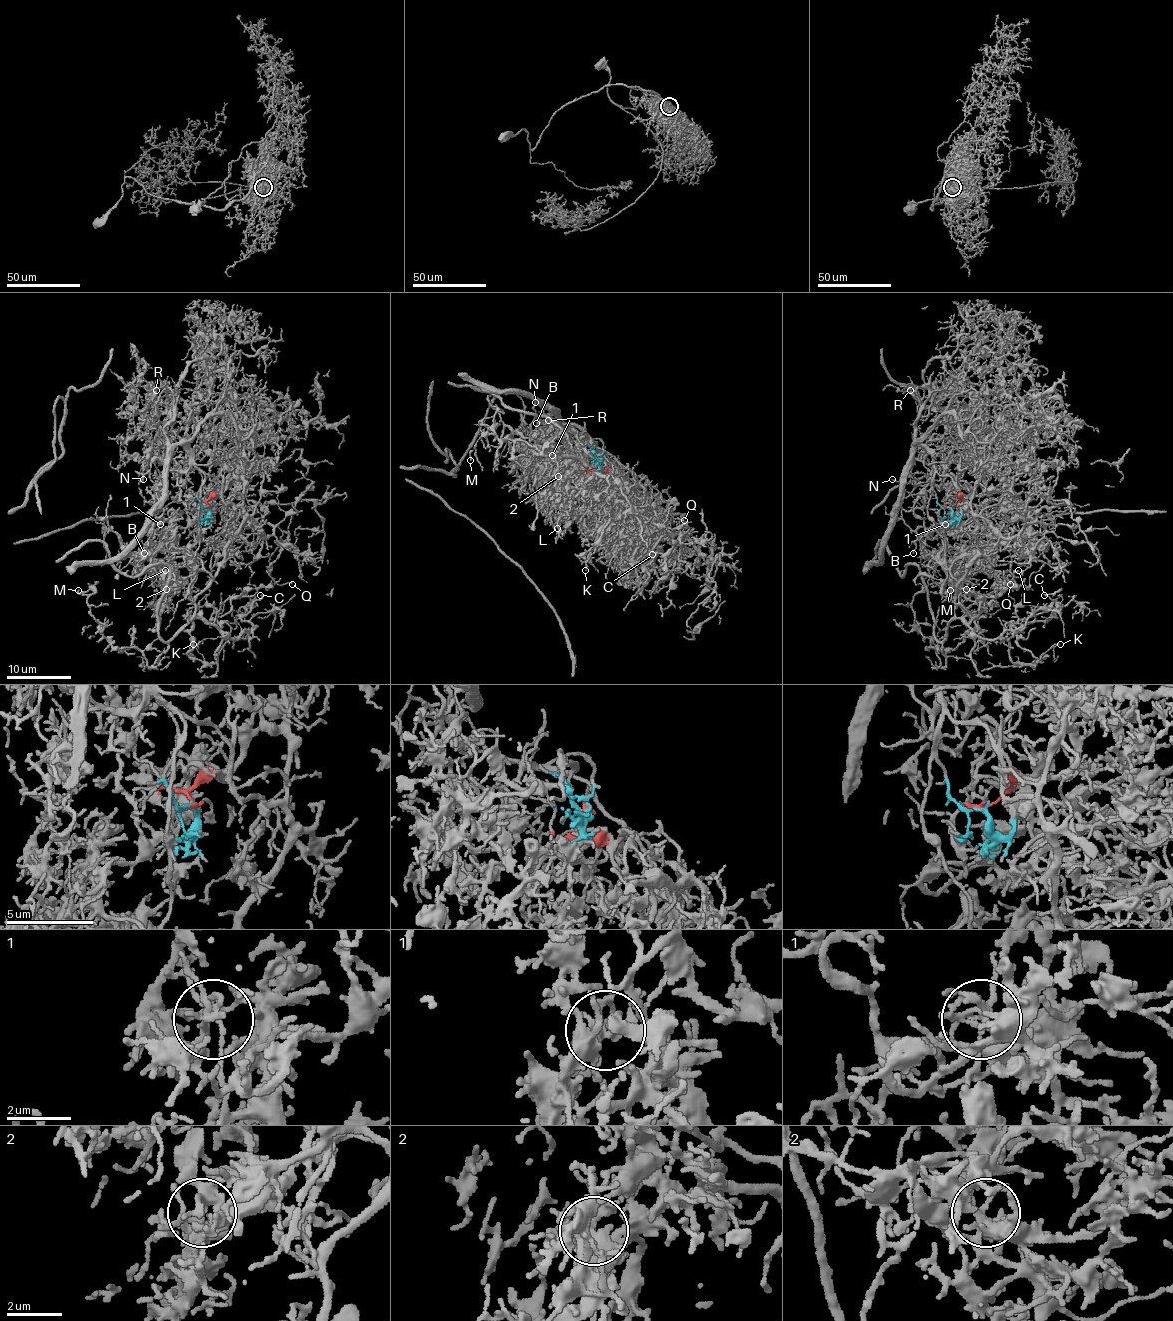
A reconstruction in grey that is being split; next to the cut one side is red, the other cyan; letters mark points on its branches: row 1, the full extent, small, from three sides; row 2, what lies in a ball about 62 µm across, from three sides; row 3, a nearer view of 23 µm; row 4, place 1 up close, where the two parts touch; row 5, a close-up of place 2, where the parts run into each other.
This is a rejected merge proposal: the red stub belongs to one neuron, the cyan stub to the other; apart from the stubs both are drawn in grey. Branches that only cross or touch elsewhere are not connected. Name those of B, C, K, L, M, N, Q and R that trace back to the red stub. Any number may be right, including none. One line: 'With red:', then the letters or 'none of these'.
With red: C, K, M, Q

